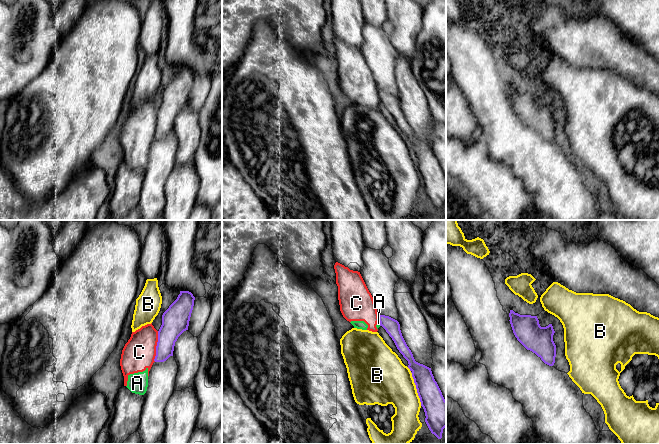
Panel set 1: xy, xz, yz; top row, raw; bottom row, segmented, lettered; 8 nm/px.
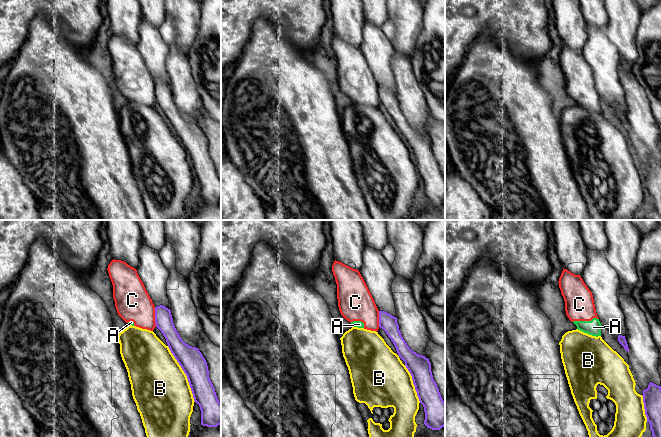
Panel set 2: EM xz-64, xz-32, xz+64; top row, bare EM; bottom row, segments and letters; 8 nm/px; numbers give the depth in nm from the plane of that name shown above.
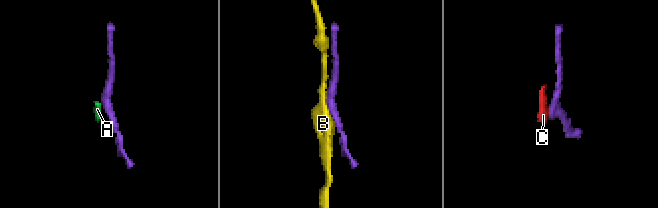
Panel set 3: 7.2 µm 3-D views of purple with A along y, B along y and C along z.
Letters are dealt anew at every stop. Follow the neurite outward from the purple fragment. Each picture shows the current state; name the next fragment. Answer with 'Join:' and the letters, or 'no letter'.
Join: no letter

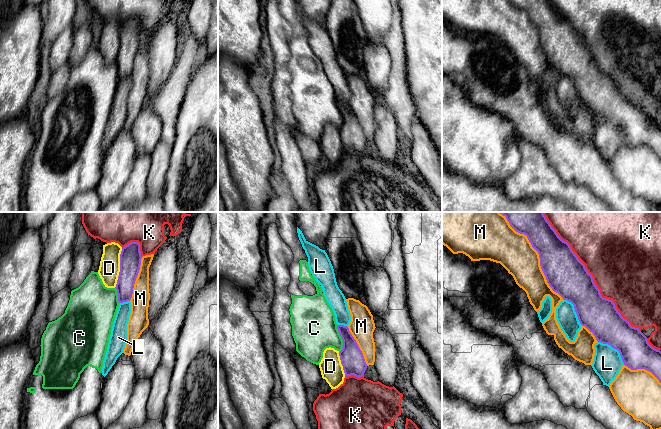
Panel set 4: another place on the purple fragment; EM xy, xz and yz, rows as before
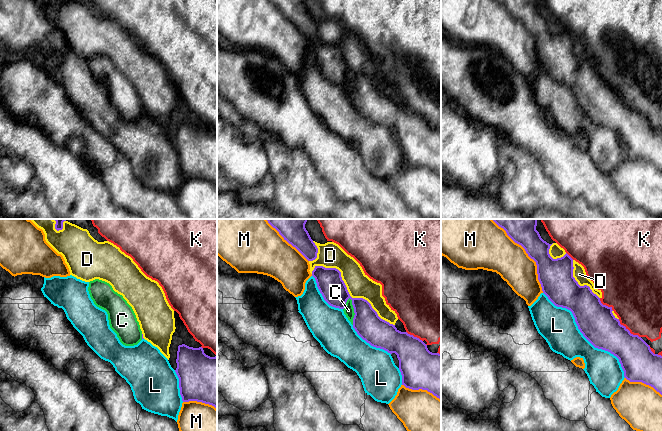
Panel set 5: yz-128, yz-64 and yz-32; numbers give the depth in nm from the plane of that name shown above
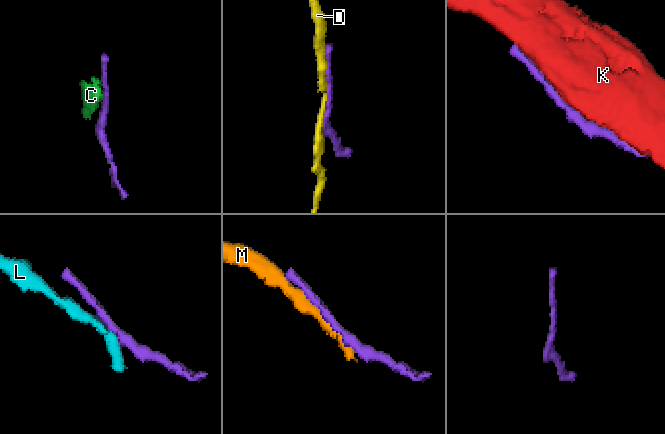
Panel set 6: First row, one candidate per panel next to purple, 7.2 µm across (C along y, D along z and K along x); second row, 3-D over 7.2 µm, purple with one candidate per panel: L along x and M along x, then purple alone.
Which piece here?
Join: no letter

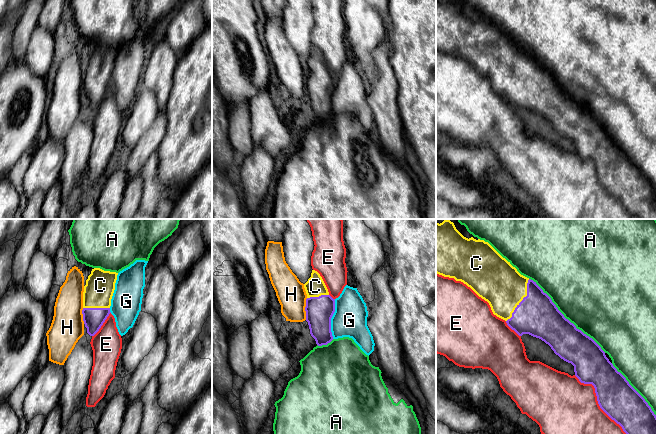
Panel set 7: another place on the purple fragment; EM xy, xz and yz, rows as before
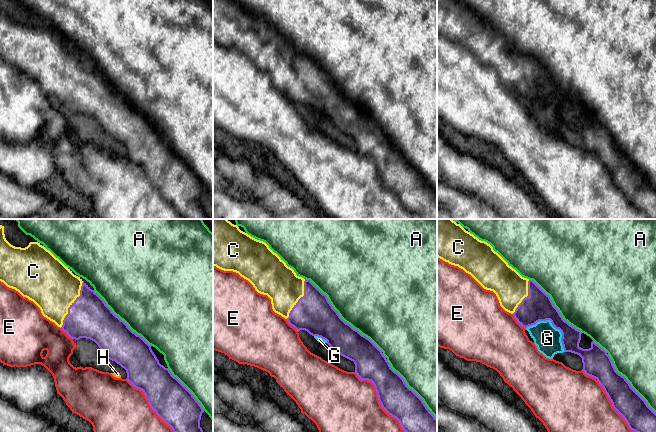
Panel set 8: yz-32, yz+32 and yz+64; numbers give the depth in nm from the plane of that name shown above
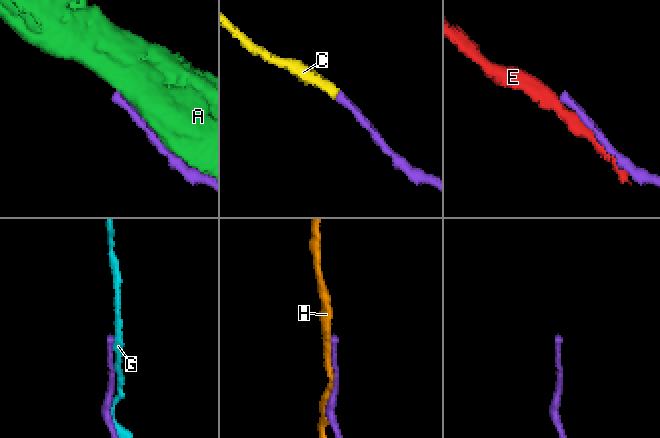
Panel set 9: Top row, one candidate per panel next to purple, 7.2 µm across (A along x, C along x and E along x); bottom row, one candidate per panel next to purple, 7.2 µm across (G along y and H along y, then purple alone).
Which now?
Join: C

